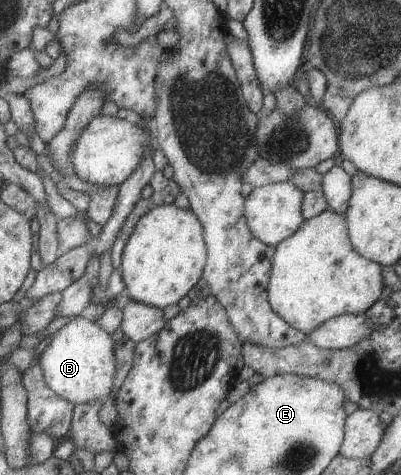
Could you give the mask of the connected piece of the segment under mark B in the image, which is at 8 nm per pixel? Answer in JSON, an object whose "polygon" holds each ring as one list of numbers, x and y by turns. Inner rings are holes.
{"polygon":[[80,316,64,324,50,338,50,343,38,355,38,367,44,376,46,386,60,398,75,404,104,401,112,396,115,363,112,338,95,322]]}

